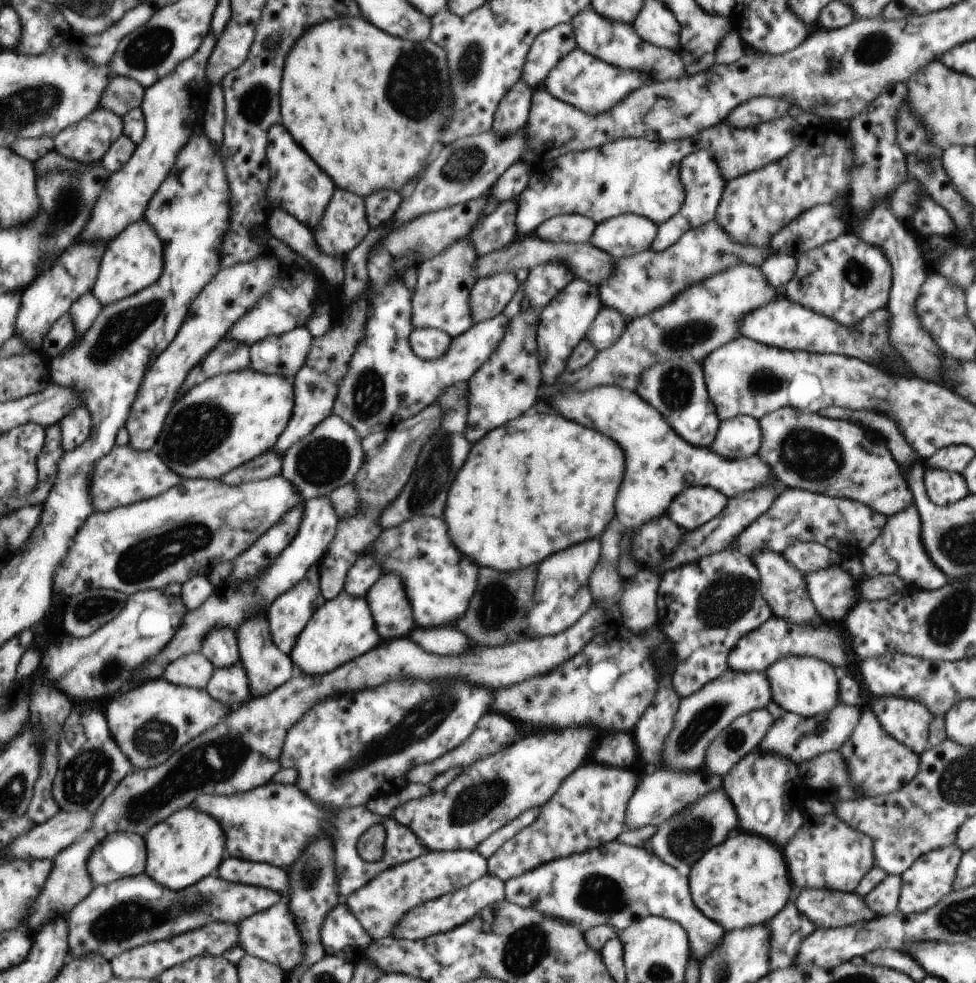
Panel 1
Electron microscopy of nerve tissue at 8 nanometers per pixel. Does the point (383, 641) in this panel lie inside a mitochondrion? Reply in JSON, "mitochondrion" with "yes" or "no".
{"mitochondrion":"no"}

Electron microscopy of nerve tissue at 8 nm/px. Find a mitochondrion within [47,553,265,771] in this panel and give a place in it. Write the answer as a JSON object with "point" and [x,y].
{"point":[94,608]}

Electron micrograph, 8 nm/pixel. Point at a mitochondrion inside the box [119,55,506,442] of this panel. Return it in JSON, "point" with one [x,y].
{"point":[252,107]}

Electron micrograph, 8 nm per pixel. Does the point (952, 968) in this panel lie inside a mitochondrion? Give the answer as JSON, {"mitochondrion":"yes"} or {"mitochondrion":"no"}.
{"mitochondrion":"no"}

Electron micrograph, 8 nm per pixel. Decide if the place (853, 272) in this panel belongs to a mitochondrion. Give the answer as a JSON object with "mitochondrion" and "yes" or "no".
{"mitochondrion":"yes"}

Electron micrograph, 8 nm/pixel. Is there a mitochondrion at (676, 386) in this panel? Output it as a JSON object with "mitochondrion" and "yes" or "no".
{"mitochondrion":"yes"}

